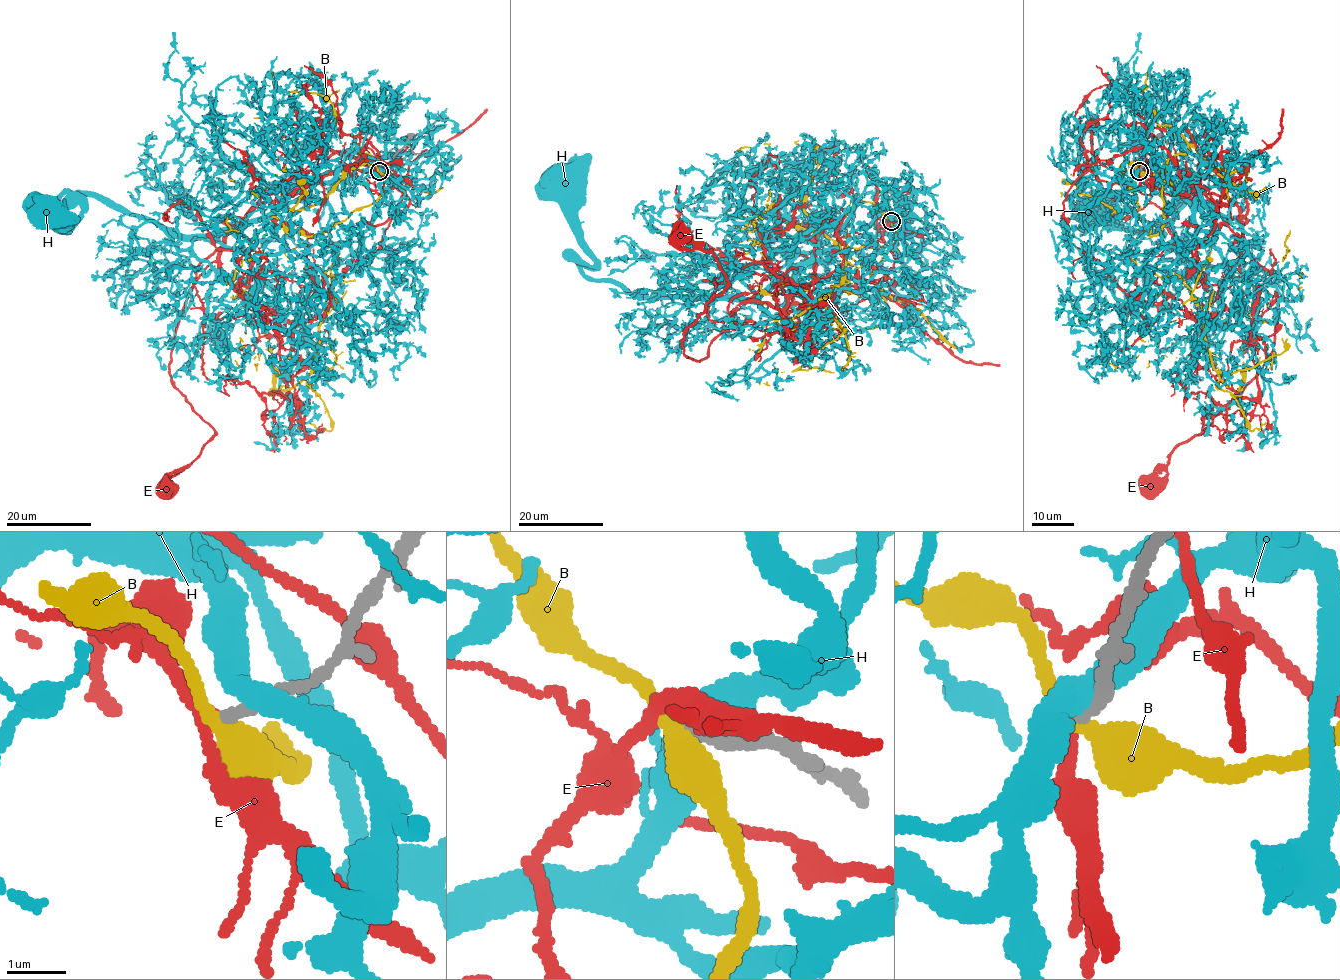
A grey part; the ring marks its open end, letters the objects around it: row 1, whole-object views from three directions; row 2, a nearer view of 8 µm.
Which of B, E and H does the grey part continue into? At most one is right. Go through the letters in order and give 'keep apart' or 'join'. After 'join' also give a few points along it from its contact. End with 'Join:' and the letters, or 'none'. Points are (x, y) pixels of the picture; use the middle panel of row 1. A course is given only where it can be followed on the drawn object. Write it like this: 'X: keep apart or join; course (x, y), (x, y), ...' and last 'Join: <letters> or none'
B: keep apart
E: join; course (891, 221), (885, 280), (734, 324), (698, 361), (683, 354), (683, 332), (727, 282), (710, 252), (676, 233)
H: keep apart
Join: E

